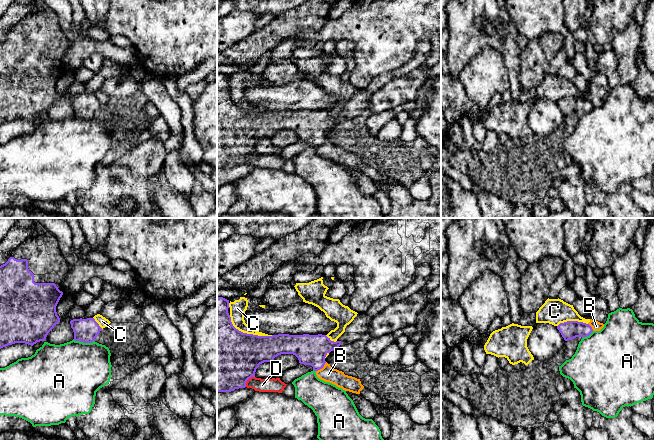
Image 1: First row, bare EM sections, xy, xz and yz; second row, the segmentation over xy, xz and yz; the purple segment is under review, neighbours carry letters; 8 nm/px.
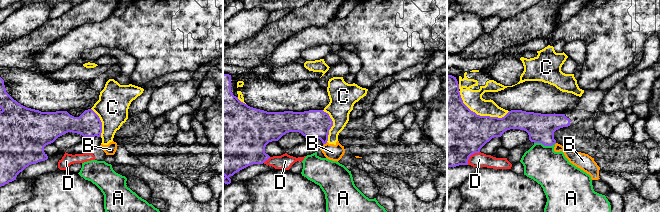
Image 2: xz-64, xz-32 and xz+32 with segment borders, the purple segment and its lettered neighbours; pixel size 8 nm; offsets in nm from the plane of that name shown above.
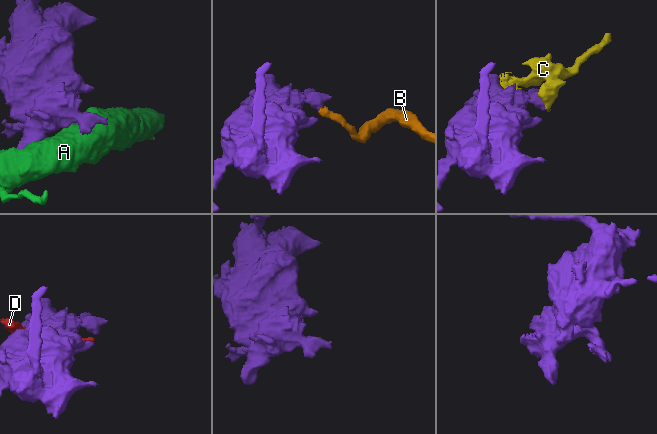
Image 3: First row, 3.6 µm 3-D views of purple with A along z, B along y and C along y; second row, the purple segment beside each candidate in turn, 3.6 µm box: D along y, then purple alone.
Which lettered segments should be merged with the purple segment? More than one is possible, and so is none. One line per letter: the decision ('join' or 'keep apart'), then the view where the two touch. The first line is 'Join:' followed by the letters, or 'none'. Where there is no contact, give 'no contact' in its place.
Join: none
A: keep apart | xy
B: keep apart | xz
C: keep apart | xz
D: keep apart | xz

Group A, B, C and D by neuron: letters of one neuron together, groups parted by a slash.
A / B C / D

